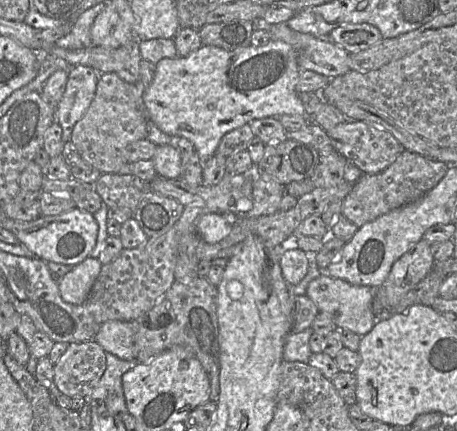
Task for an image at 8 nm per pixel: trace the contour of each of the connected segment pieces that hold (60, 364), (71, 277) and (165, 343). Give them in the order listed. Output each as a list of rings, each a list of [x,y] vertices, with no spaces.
[[[96,341],[70,343],[53,365],[53,381],[69,398],[85,398],[93,392],[105,369],[105,351]]]
[[[88,256],[58,280],[61,297],[67,303],[81,305],[87,299],[102,264]]]
[[[196,277],[189,284],[175,281],[164,296],[147,312],[131,321],[134,330],[135,361],[149,362],[159,354],[181,346],[190,350],[201,362],[210,378],[210,400],[217,403],[220,391],[220,342],[217,319],[217,288],[207,277]]]

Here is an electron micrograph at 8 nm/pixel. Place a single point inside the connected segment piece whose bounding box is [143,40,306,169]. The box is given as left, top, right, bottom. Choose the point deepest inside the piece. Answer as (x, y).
(201, 96)

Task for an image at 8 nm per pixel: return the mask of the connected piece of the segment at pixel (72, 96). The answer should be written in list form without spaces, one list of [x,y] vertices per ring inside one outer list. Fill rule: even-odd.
[[[76,65],[69,69],[65,91],[55,109],[55,121],[62,128],[62,141],[71,140],[74,125],[84,116],[96,91],[99,72]]]

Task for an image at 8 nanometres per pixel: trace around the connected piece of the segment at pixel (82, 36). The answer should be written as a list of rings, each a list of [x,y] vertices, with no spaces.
[[[98,3],[79,15],[68,34],[55,42],[55,46],[68,49],[83,49],[91,46],[91,26],[96,16],[103,10],[105,3]]]

